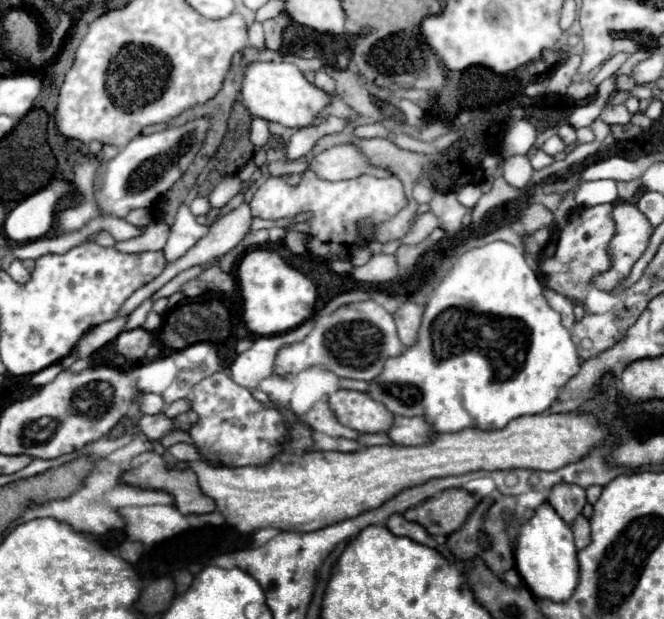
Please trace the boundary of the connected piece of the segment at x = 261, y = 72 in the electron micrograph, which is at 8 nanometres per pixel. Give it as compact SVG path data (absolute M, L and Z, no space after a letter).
M252 62L244 68L240 96L244 106L252 116L264 118L268 122L278 122L282 126L302 128L308 126L316 114L324 112L328 96L324 90L310 84L304 74L290 62Z

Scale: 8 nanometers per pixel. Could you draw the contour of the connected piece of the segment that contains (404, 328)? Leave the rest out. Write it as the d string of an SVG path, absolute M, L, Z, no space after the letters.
M404 302L394 312L394 320L398 318L398 338L404 346L412 346L416 342L422 314L424 314L424 308L414 302Z

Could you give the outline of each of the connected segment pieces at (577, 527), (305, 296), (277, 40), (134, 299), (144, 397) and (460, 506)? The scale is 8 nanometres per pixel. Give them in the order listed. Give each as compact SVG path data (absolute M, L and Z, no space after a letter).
M582 514L576 516L572 520L572 532L574 532L574 542L576 542L576 548L582 550L584 546L588 546L590 542L590 524L588 524L588 518L584 518Z
M256 248L246 252L238 266L238 284L246 328L258 336L272 336L294 330L314 312L312 308L316 302L316 288L312 280L290 268L274 250Z
M281 13L280 18L268 19L264 22L264 32L266 32L266 48L270 50L280 50L282 46L282 30L285 29L290 17Z
M240 204L238 208L234 208L234 210L230 210L228 214L224 214L224 216L220 216L212 226L210 226L210 230L208 230L208 234L204 236L204 238L200 238L182 258L178 258L178 260L174 260L174 262L170 262L166 268L164 268L164 272L158 276L158 278L154 278L152 282L148 282L148 284L144 284L142 288L138 288L128 300L126 300L126 304L122 306L122 310L118 312L118 316L124 316L124 314L128 314L128 312L132 312L132 310L136 310L144 300L148 300L156 290L160 290L166 282L170 282L176 274L180 274L180 272L184 272L184 270L188 270L188 268L192 268L192 266L198 266L198 264L206 264L206 262L210 262L212 258L218 258L218 256L222 256L222 254L226 254L228 250L232 250L244 236L246 236L246 232L248 232L248 228L250 228L250 222L252 222L252 214L250 214L250 206L248 204Z
M140 392L136 396L136 404L140 406L142 414L158 414L164 408L164 400L158 394L146 394L146 392Z
M452 488L436 494L420 506L408 508L404 512L404 518L422 524L432 536L450 536L466 522L474 506L476 498L470 492Z

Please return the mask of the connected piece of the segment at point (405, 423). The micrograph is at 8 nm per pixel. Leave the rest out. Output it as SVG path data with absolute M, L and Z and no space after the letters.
M394 418L394 424L388 430L388 438L400 446L424 444L432 434L434 430L424 418Z

